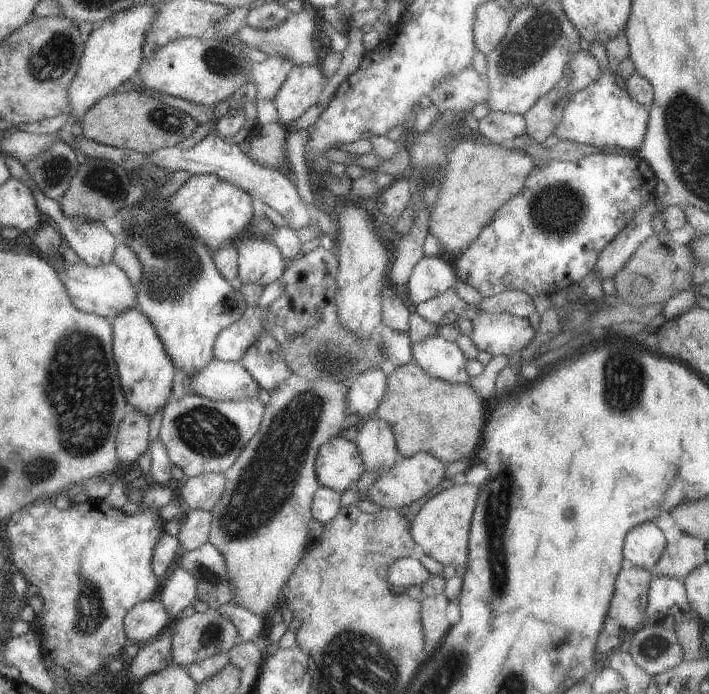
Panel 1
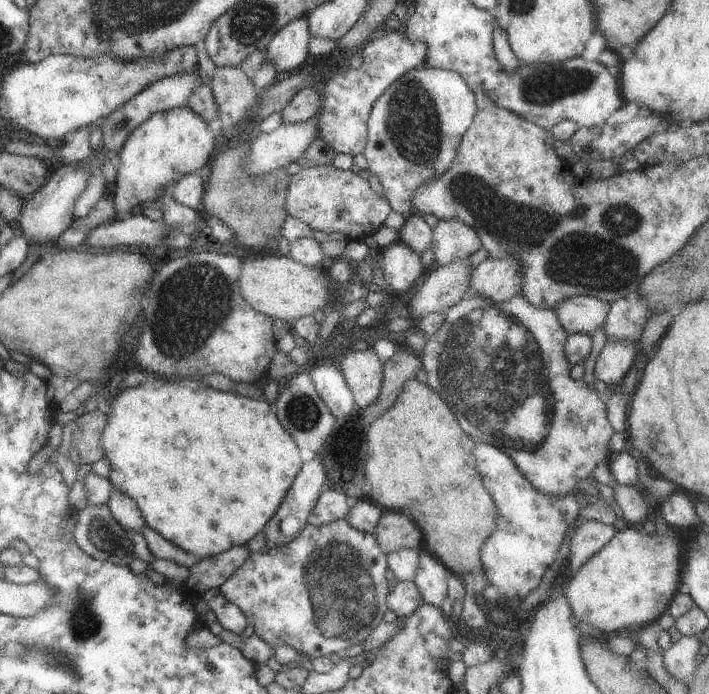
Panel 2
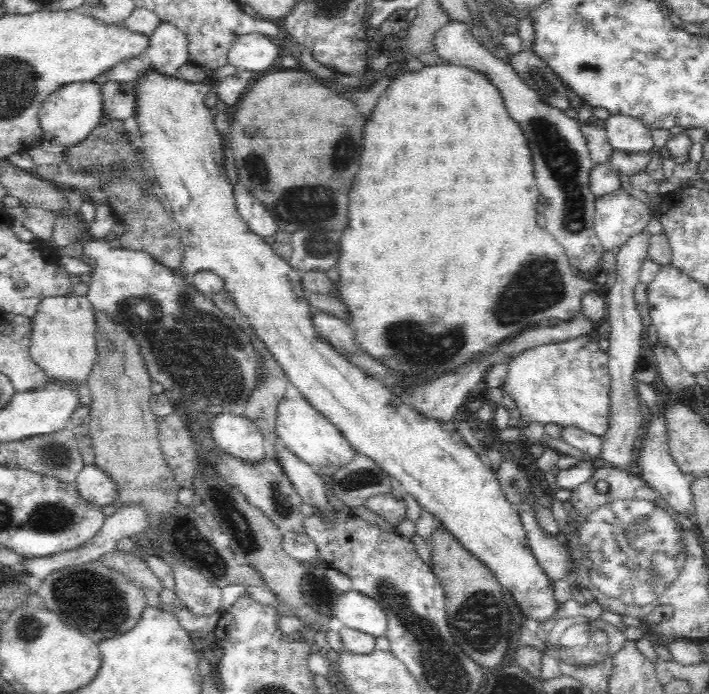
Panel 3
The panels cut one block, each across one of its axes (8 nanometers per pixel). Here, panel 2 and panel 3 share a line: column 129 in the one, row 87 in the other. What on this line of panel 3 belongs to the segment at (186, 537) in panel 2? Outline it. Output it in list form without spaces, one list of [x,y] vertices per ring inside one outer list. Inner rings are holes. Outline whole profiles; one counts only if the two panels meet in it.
[[[450,62],[435,66],[426,65],[419,72],[407,71],[392,80],[388,88],[379,96],[371,116],[364,128],[360,170],[354,178],[352,192],[350,192],[348,228],[341,233],[336,268],[340,279],[334,289],[336,298],[348,309],[349,321],[346,323],[354,333],[356,343],[361,350],[365,350],[389,370],[395,368],[400,380],[420,382],[474,362],[483,354],[484,348],[500,346],[505,340],[524,332],[544,318],[553,322],[570,320],[581,312],[582,296],[596,289],[595,282],[576,276],[576,270],[569,265],[569,258],[564,248],[546,229],[540,228],[536,223],[536,208],[540,196],[531,152],[520,125],[507,113],[503,96],[499,89],[489,82],[488,77]]]

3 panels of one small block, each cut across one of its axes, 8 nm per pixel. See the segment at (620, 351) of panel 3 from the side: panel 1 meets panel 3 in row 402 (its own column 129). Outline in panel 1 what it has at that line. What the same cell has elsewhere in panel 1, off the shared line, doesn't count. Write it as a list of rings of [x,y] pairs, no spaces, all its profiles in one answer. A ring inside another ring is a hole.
[[[157,597],[136,604],[126,614],[123,624],[127,639],[132,644],[143,645],[170,626],[168,610]]]

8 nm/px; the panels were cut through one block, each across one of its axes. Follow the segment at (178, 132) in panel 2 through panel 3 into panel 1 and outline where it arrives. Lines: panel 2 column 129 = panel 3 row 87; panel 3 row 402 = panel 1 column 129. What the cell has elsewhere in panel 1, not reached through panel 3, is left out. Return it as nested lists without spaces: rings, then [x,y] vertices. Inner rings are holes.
[[[128,308],[120,312],[111,323],[113,330],[114,361],[117,365],[118,377],[124,390],[124,396],[133,410],[146,416],[154,416],[155,412],[164,409],[173,390],[174,371],[172,364],[152,320],[139,308]]]

